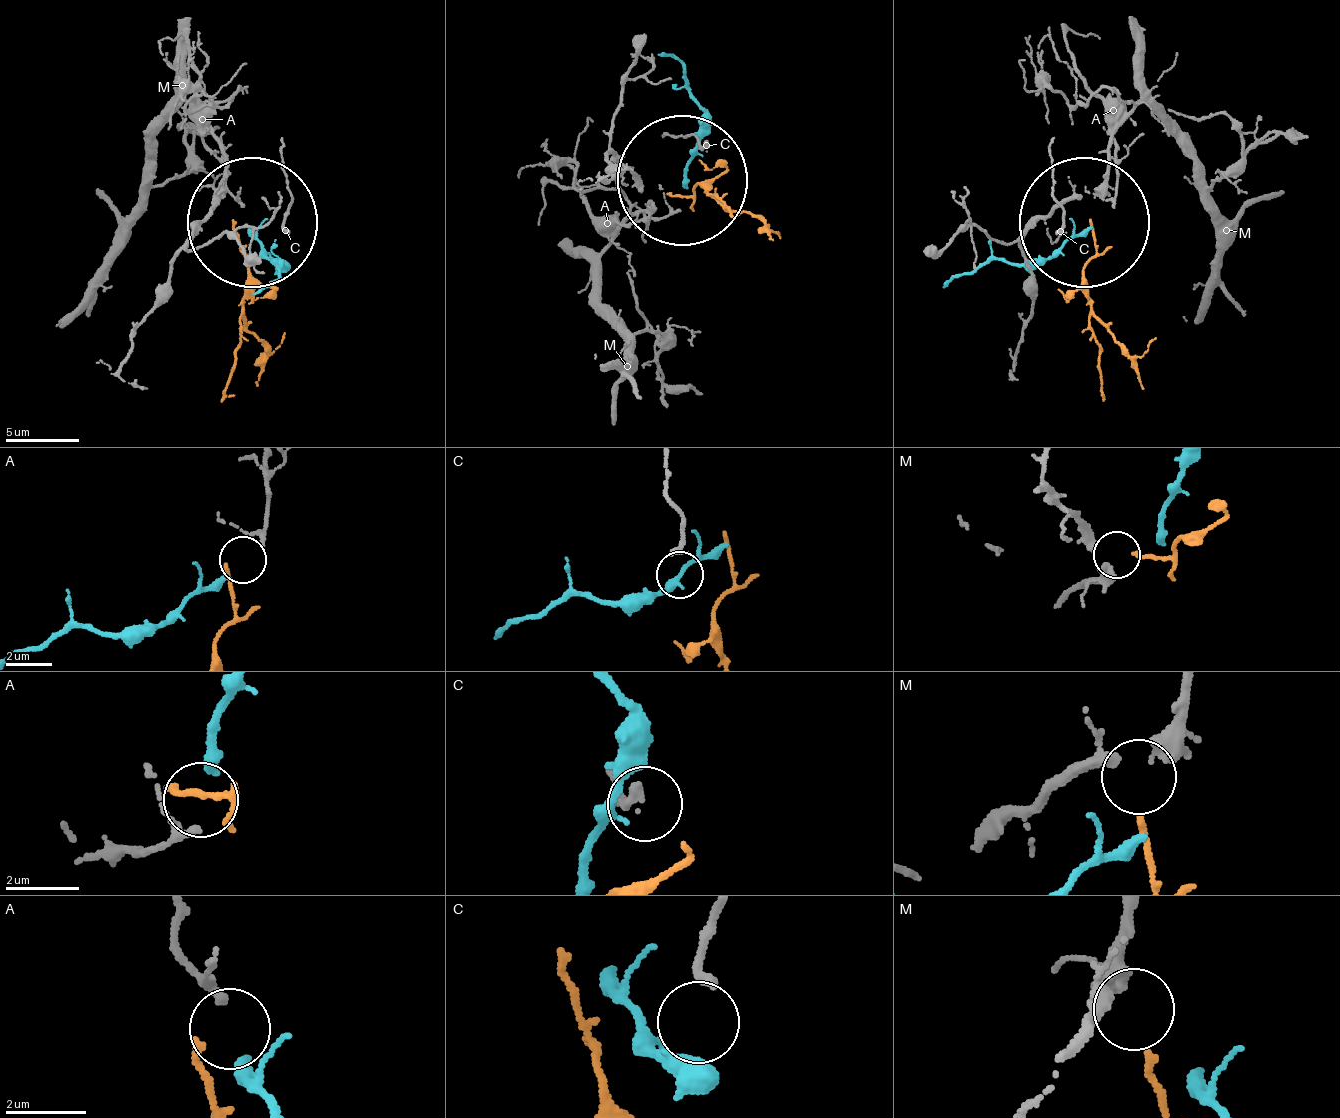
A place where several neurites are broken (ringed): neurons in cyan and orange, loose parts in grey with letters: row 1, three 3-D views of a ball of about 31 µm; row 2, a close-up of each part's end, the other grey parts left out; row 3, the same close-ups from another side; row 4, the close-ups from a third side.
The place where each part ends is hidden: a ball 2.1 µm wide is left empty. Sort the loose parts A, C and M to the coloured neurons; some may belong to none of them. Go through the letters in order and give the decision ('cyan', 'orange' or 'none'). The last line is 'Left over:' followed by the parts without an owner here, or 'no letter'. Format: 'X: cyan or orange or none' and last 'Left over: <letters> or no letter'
A: cyan
C: none
M: orange
Left over: C

